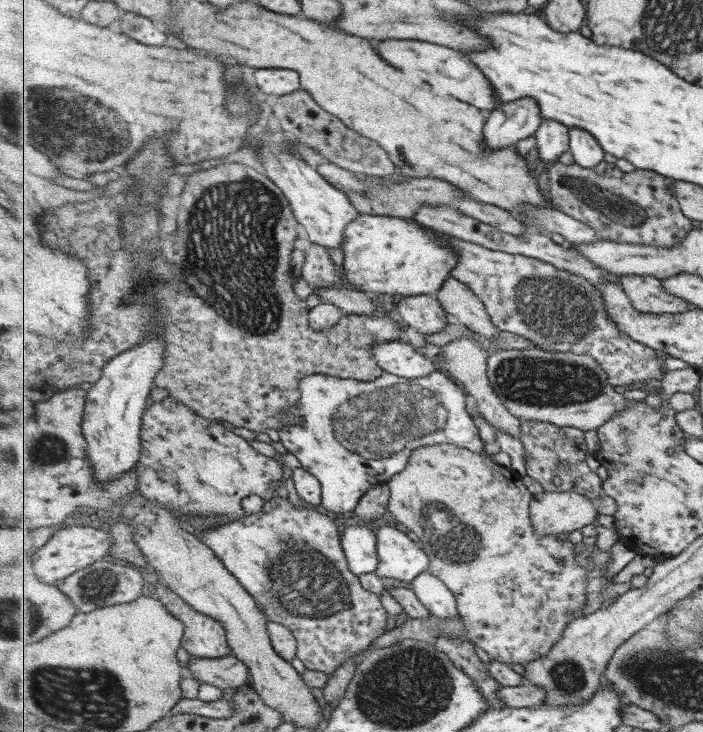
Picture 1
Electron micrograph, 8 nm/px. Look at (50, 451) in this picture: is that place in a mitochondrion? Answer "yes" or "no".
yes

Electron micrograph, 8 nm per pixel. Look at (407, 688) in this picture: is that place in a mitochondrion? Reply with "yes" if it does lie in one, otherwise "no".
yes

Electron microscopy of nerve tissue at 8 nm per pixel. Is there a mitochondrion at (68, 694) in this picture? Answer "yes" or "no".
yes

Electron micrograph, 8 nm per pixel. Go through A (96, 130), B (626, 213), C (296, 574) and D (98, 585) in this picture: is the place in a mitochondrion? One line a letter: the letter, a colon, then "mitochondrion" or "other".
A: mitochondrion
B: mitochondrion
C: mitochondrion
D: mitochondrion

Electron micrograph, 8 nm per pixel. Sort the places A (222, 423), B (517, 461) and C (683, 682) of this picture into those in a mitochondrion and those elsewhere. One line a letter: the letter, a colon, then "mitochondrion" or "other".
A: other
B: other
C: mitochondrion

